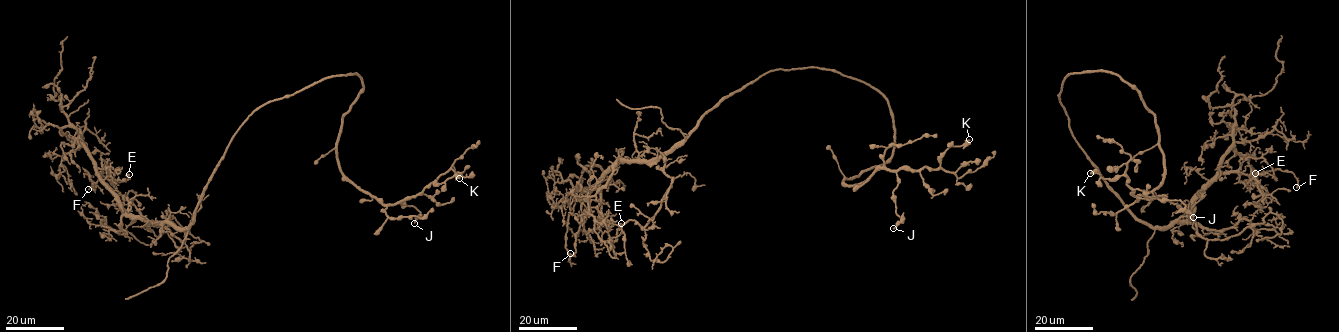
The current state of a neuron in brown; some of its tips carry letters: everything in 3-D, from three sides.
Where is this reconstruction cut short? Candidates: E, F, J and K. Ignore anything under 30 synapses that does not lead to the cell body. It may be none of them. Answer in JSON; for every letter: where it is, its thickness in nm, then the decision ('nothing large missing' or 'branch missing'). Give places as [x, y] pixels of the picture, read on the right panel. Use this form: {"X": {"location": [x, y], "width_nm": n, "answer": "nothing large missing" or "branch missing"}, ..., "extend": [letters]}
{"E": {"location": [1255, 173], "width_nm": 460, "answer": "nothing large missing"}, "F": {"location": [1296, 187], "width_nm": 130, "answer": "nothing large missing"}, "J": {"location": [1193, 217], "width_nm": 130, "answer": "nothing large missing"}, "K": {"location": [1090, 173], "width_nm": 300, "answer": "nothing large missing"}, "extend": []}

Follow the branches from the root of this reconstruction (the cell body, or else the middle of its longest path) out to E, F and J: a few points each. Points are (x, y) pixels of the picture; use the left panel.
E: (242, 124), (187, 228), (128, 212), (98, 174), (102, 170), (100, 158), (114, 180), (126, 180), (129, 174)
F: (242, 124), (187, 228), (128, 212), (98, 174), (101, 173), (94, 183), (85, 170), (92, 182), (88, 189)
J: (242, 124), (268, 102), (358, 75), (340, 171), (383, 203), (412, 206), (414, 223)

